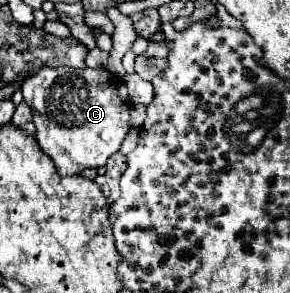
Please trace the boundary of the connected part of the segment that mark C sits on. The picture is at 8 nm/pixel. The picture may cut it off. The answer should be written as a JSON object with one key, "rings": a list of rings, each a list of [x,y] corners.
{"rings":[[[43,67],[23,81],[23,99],[33,109],[33,123],[37,127],[35,139],[39,147],[55,161],[59,173],[75,175],[87,167],[103,167],[107,159],[119,151],[129,125],[129,95],[125,83],[107,69],[73,69],[73,67]]]}

